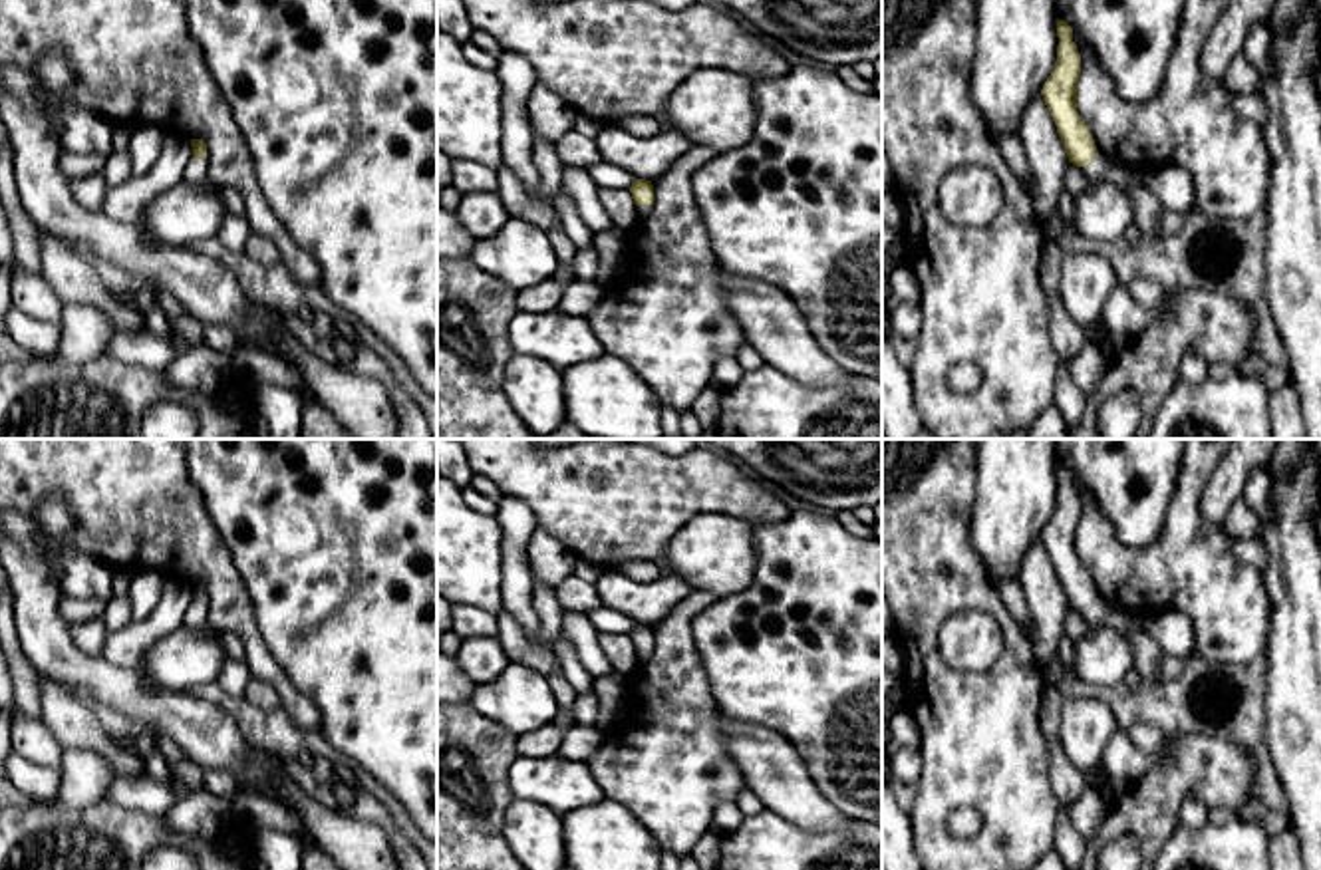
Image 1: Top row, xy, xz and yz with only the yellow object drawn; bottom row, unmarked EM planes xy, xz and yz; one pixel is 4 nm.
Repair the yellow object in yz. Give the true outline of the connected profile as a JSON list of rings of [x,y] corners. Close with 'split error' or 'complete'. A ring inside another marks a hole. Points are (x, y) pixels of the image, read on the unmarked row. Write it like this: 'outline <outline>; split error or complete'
outline [[[1057,465],[1057,507],[1047,522],[1041,540],[1053,560],[1057,578],[1065,590],[1069,608],[1077,610],[1089,630],[1110,628],[1124,634],[1132,648],[1132,663],[1142,681],[1160,679],[1158,644],[1148,636],[1142,614],[1120,612],[1099,598],[1089,570],[1077,556],[1077,526],[1081,520],[1081,499],[1073,487],[1073,475],[1065,465]]]; split error

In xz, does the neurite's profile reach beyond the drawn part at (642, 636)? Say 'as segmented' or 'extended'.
extended

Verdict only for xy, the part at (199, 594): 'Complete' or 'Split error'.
Split error

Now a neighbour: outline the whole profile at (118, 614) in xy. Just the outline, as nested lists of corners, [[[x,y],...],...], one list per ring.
[[[113,596],[107,602],[107,608],[105,608],[103,618],[101,618],[101,622],[105,624],[107,632],[121,630],[131,620],[133,620],[131,604],[129,604],[129,600],[125,596],[123,598],[121,596]]]

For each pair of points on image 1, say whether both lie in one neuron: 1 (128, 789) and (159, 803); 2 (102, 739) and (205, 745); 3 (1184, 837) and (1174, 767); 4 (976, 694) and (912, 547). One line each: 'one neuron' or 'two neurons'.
1: one neuron
2: two neurons
3: two neurons
4: one neuron

